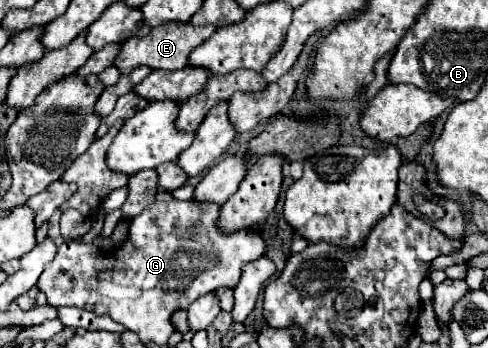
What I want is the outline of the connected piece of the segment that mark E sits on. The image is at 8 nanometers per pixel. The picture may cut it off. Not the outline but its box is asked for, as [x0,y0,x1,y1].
[114,24,216,76]

